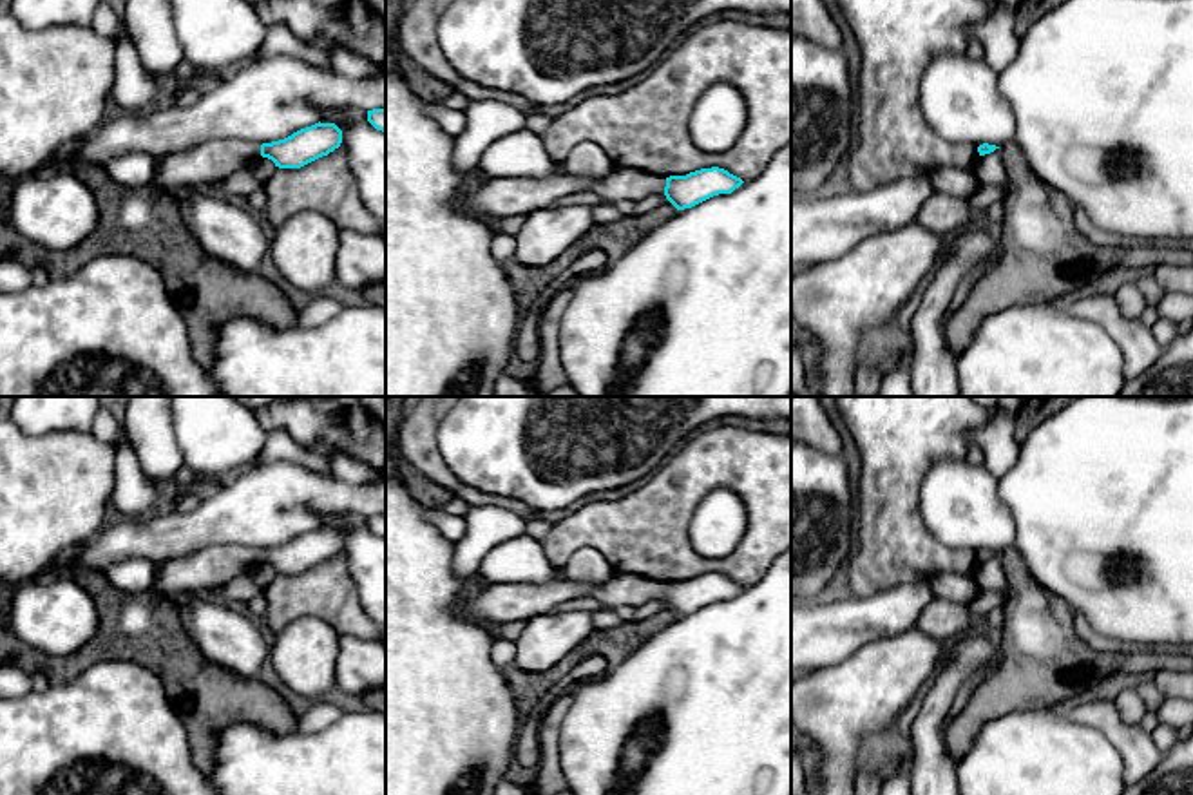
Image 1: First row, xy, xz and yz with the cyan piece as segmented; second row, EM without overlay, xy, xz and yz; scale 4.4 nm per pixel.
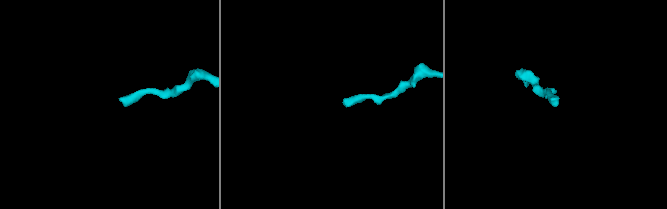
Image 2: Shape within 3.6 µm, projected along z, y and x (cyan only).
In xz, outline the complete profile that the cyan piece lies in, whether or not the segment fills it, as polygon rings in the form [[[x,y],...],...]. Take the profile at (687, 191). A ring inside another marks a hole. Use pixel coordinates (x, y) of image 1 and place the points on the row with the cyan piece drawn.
[[[711,167],[690,172],[686,176],[657,176],[641,168],[614,168],[599,177],[587,190],[599,196],[605,203],[621,199],[641,201],[652,194],[663,192],[677,208],[692,208],[713,196],[731,194],[744,181],[724,168]]]

